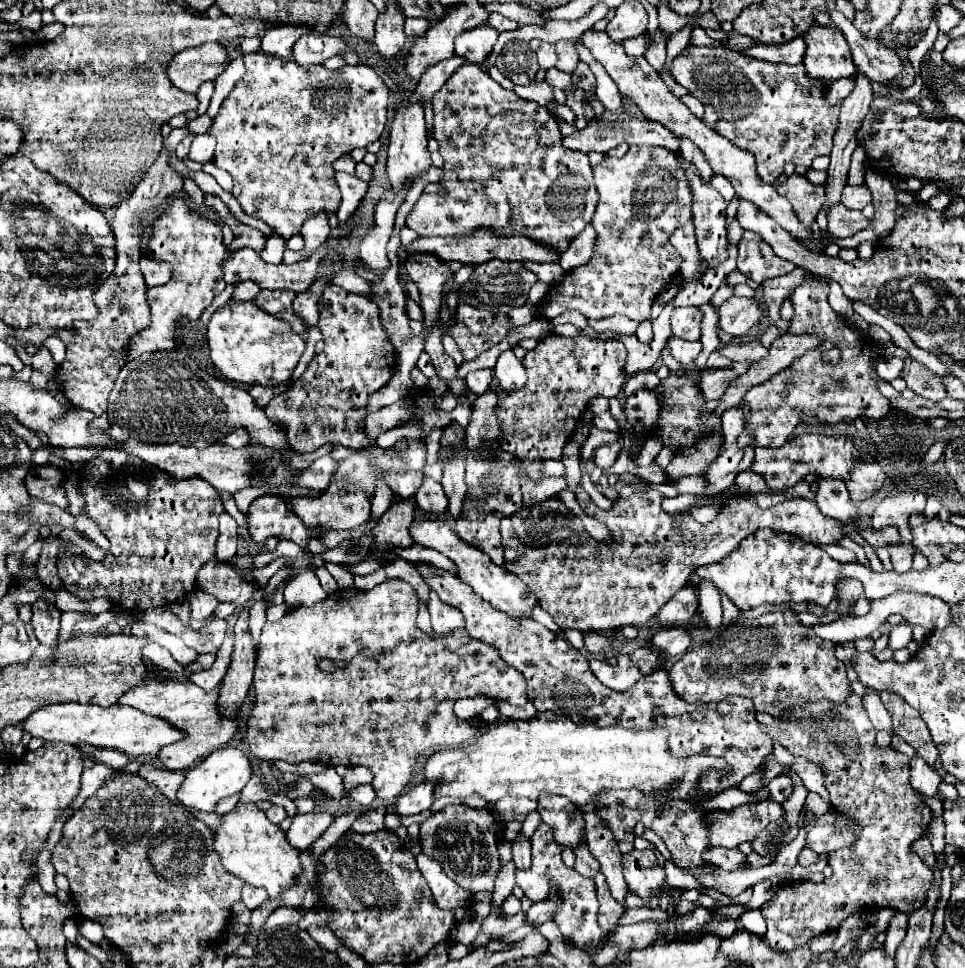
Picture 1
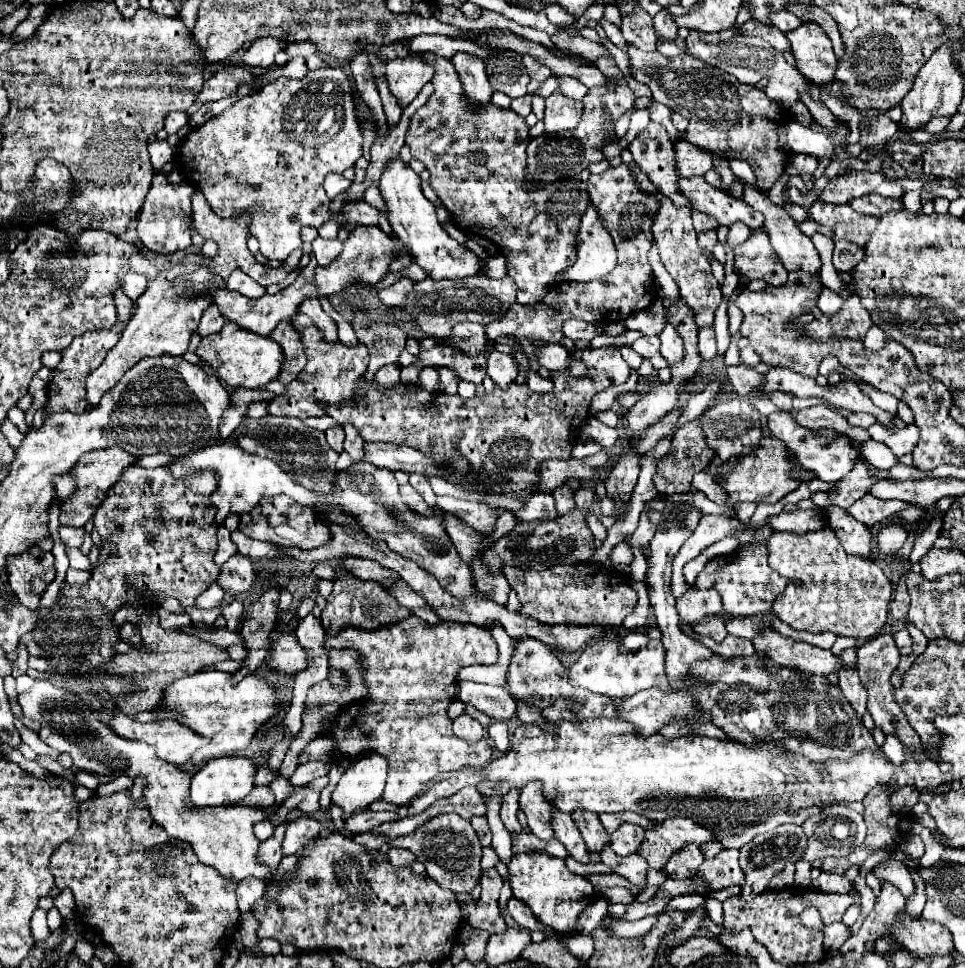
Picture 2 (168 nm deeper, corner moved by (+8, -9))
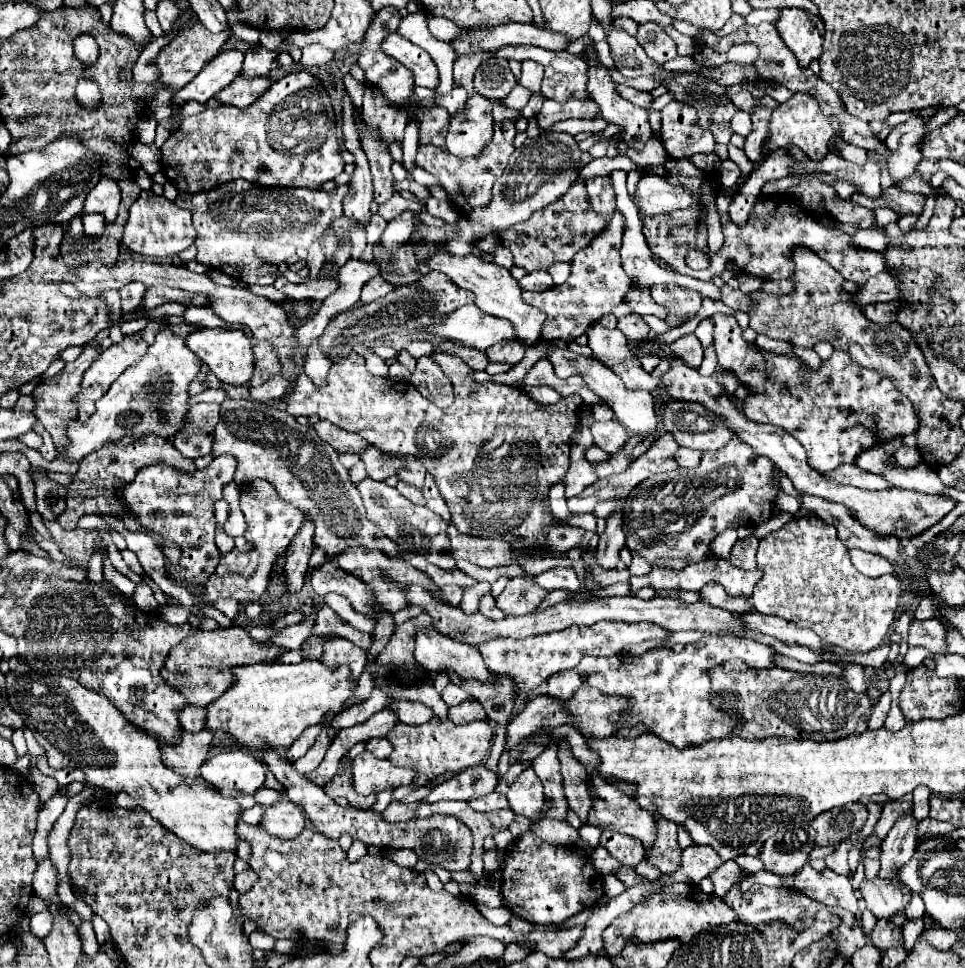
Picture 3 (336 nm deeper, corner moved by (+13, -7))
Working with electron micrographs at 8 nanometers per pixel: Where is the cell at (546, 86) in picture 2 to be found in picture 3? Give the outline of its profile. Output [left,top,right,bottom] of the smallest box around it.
[501,85,533,111]

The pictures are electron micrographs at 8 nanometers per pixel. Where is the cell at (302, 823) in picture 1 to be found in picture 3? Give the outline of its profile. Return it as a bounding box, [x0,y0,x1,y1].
[259,797,305,837]

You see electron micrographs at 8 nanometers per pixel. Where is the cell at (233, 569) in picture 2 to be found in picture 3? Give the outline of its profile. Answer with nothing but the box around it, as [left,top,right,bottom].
[187,479,303,605]

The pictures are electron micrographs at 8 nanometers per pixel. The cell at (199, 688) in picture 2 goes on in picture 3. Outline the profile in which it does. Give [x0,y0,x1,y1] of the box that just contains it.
[205,659,357,749]

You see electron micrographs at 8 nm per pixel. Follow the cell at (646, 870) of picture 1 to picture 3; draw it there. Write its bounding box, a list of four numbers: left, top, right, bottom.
[601,829,645,867]

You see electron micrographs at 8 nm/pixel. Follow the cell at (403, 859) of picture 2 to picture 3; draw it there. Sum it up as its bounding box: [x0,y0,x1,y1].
[387,849,417,867]

